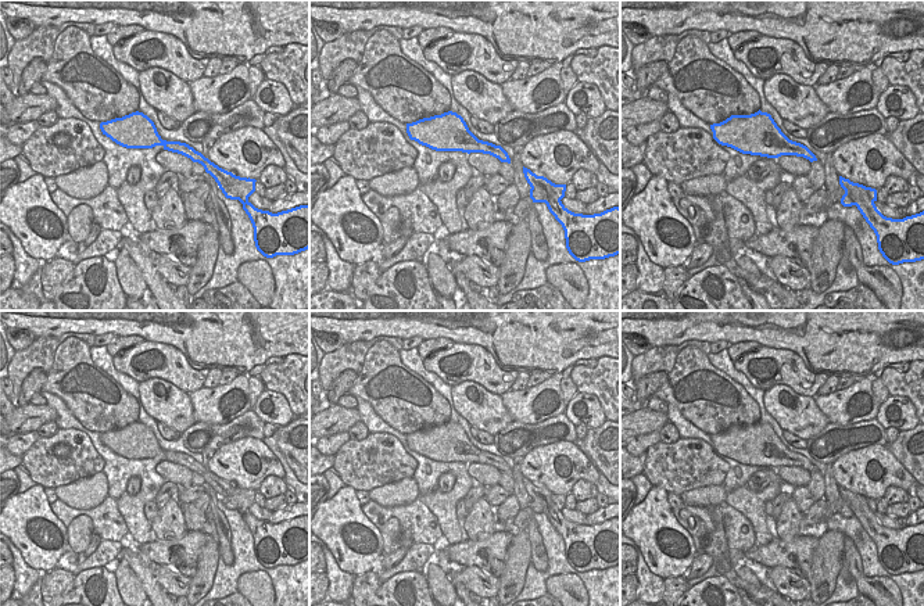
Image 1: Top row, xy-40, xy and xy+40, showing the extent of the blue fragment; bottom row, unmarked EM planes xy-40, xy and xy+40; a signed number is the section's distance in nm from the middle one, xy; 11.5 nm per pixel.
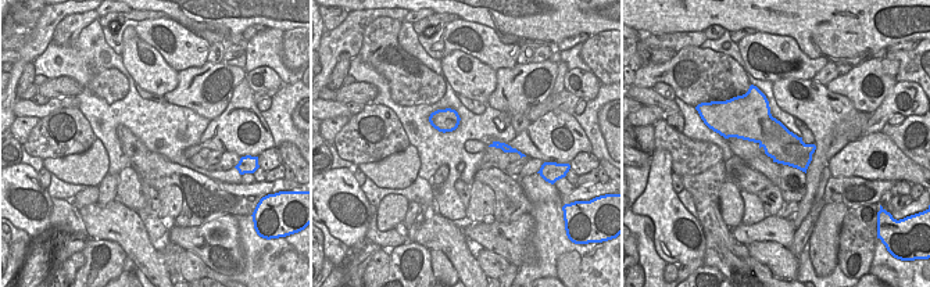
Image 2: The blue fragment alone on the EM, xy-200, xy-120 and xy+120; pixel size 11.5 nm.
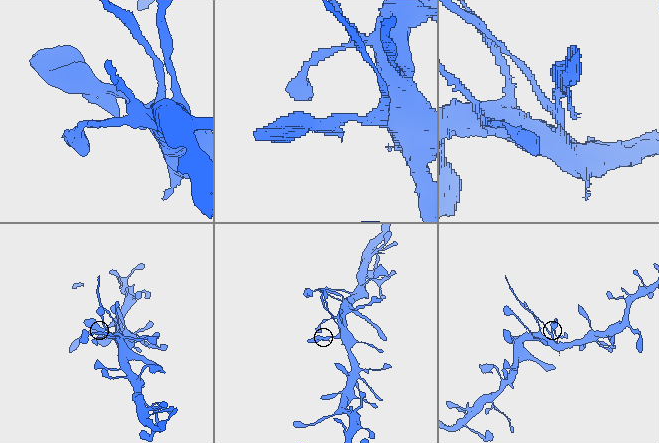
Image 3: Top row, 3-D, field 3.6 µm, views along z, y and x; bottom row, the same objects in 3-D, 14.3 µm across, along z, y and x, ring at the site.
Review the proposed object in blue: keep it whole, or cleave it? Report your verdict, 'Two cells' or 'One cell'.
Two cells

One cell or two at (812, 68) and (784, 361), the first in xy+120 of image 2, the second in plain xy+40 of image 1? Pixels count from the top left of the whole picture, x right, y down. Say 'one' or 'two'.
one

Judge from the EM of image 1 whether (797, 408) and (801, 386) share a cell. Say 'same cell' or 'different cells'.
different cells

